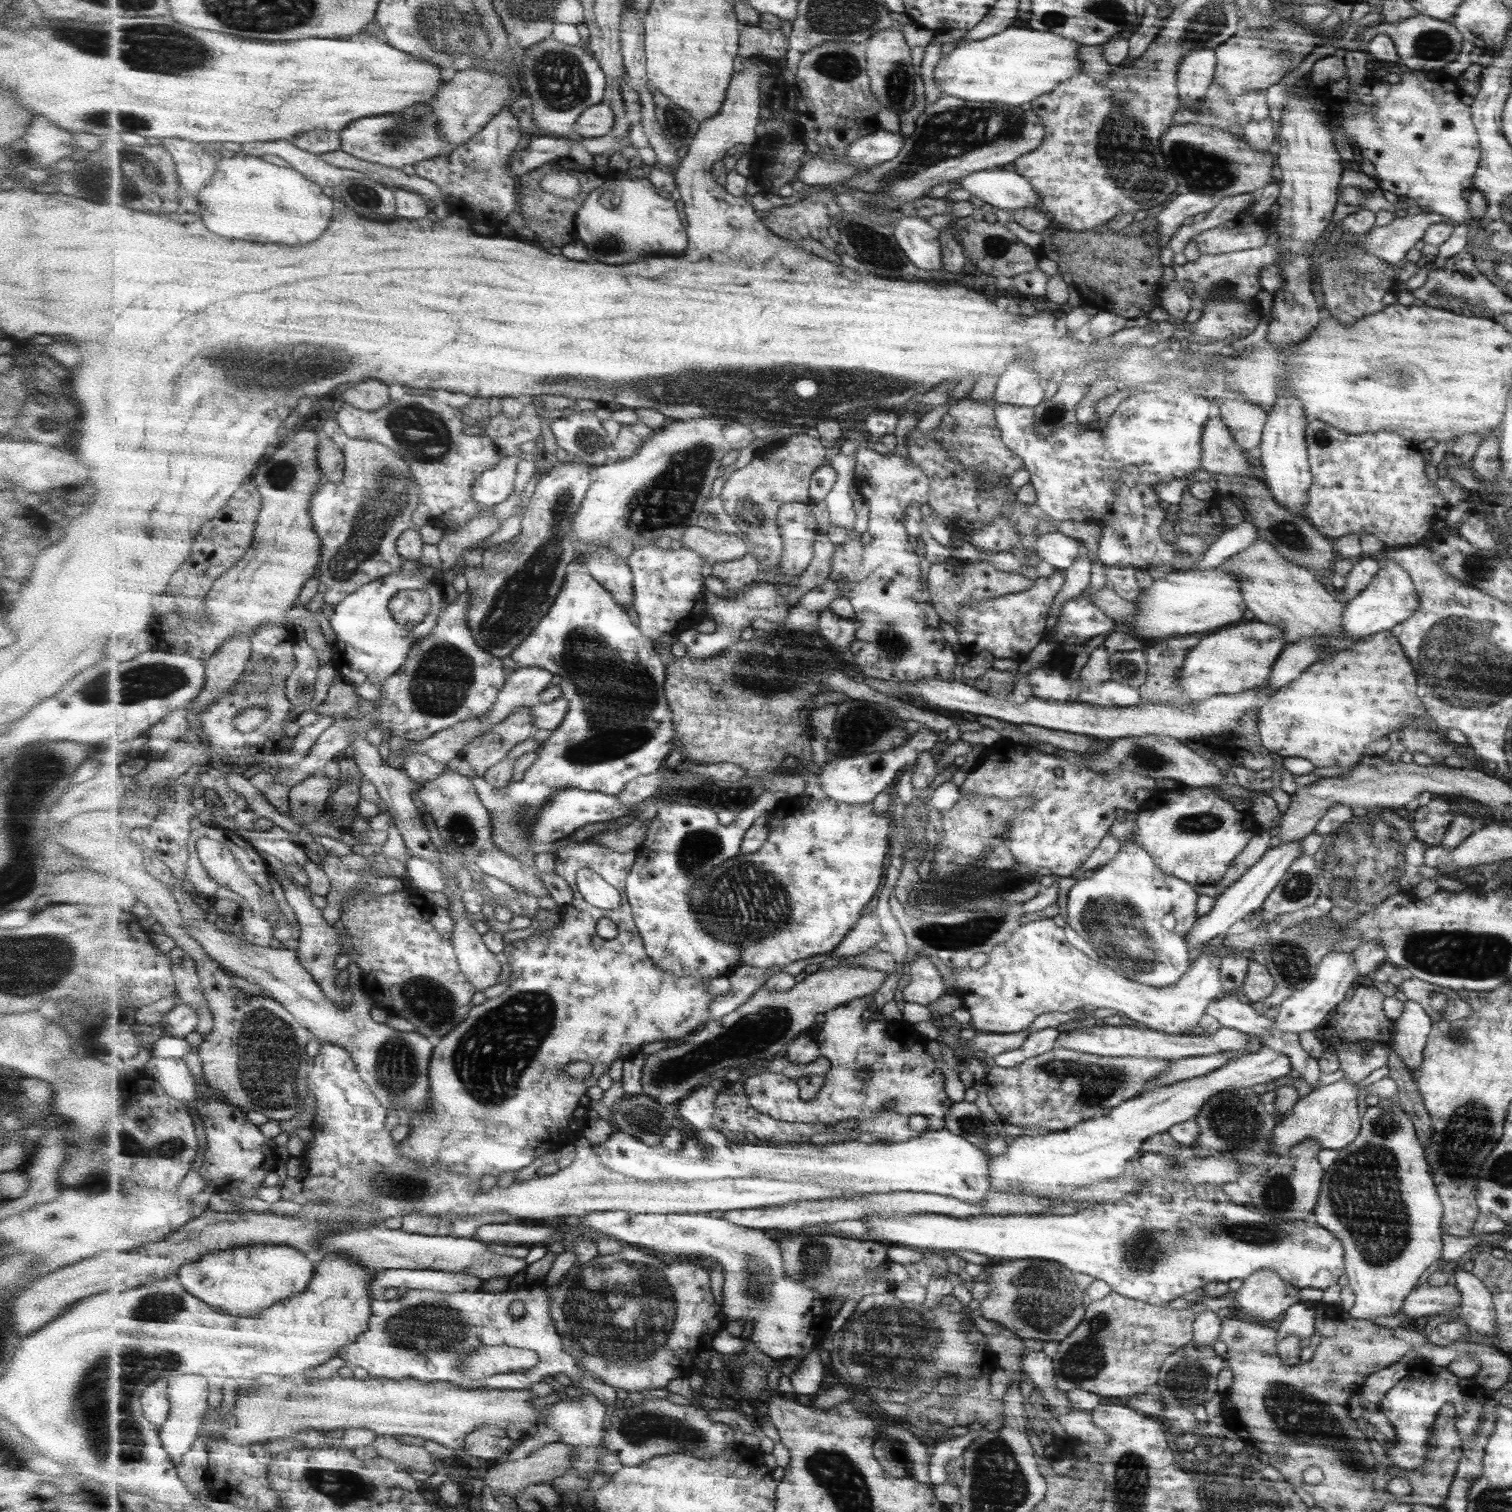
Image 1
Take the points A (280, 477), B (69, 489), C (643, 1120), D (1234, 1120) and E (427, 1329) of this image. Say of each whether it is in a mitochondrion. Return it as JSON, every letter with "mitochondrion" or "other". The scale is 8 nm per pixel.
{"A":"mitochondrion","B":"other","C":"mitochondrion","D":"mitochondrion","E":"mitochondrion"}

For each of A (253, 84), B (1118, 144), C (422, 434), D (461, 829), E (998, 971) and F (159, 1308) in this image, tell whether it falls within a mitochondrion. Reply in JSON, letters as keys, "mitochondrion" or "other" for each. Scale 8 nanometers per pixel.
{"A":"other","B":"mitochondrion","C":"mitochondrion","D":"mitochondrion","E":"other","F":"mitochondrion"}

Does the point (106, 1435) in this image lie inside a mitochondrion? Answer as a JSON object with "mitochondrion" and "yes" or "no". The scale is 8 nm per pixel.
{"mitochondrion":"yes"}

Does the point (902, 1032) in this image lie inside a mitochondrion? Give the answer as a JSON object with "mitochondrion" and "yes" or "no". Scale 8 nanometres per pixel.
{"mitochondrion":"no"}

